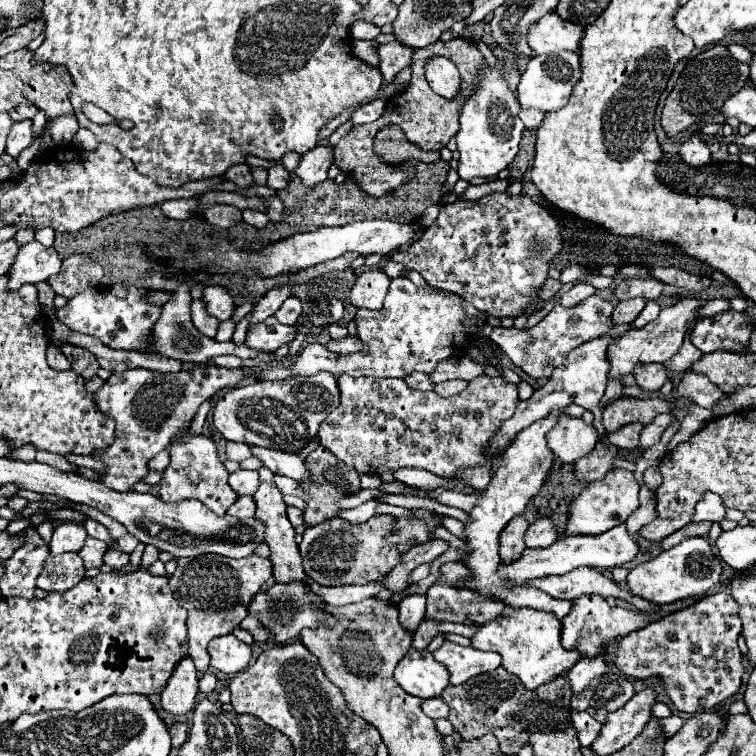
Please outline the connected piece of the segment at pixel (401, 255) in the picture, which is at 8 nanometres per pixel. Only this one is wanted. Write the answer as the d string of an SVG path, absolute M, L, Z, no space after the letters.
M495 192L495 194L489 194L489 196L485 196L485 198L481 198L481 200L475 200L475 202L471 202L471 200L457 200L457 202L453 202L453 204L447 204L445 210L438 215L437 220L425 230L423 238L421 238L419 242L415 242L413 246L409 246L405 252L403 252L403 250L395 252L395 254L391 256L391 260L393 260L393 262L399 262L399 264L405 264L405 268L409 268L409 270L417 270L431 286L441 288L441 290L447 290L447 292L453 292L453 294L459 294L461 298L465 298L467 302L471 302L477 310L485 310L485 312L491 314L491 316L503 318L503 316L519 316L529 304L535 304L535 302L537 302L537 290L539 290L539 286L543 284L543 280L547 278L549 262L553 260L555 254L559 254L559 250L561 250L559 224L557 224L557 220L555 220L543 206L535 204L535 202L533 202L531 198L527 198L527 196L511 196L511 194L507 194L507 192L501 192L501 194Z

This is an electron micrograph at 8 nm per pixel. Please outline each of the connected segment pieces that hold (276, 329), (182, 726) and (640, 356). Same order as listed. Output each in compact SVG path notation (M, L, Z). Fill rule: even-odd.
M269 316L265 322L259 322L247 332L247 346L261 354L273 354L281 344L291 342L295 334L297 330L277 322L275 316Z
M173 722L171 724L171 742L175 748L179 748L181 744L185 744L185 738L187 738L187 732L189 732L189 726L185 722Z
M683 298L681 302L677 302L675 306L669 306L669 308L663 308L659 318L649 322L647 326L643 328L631 328L625 336L619 336L615 340L615 344L609 346L607 350L607 360L611 364L609 368L609 378L613 380L623 380L625 376L631 376L635 366L637 364L647 364L647 362L667 362L671 360L673 354L679 352L681 344L683 344L683 338L685 338L685 332L687 332L687 324L691 318L699 316L699 308L701 304L695 300L695 298Z

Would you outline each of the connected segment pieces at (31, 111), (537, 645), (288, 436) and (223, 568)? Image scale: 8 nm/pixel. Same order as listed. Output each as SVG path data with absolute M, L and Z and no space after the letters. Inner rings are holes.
M23 102L23 104L19 104L13 112L11 112L11 118L15 120L15 122L19 122L19 120L25 120L25 118L33 118L37 114L37 108L33 108L29 102Z
M507 606L501 616L483 624L471 642L477 650L491 650L501 654L501 666L507 672L519 676L527 690L535 690L543 682L565 676L581 658L579 650L565 650L565 646L561 646L561 620L555 614L533 608L513 610Z
M329 372L293 376L283 382L255 382L229 390L215 404L213 424L225 440L299 452L317 436L319 424L339 404L337 380Z
M217 554L179 558L177 570L173 576L169 576L169 586L179 606L189 612L189 656L201 674L209 670L207 644L217 636L231 634L233 628L239 626L239 622L247 616L247 604L251 602L251 596L257 594L261 584L265 584L271 576L273 570L269 558L261 558L257 554L251 554L243 560L231 560Z

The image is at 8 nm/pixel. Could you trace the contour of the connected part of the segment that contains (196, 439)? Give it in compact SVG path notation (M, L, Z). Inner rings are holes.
M181 434L171 440L171 462L163 472L163 480L159 482L159 498L171 504L181 500L199 500L217 516L223 516L227 508L233 504L233 500L237 498L237 494L227 482L229 472L225 470L223 462L217 458L215 444L209 438L197 436L197 434L187 436L185 442L177 444L179 438Z

